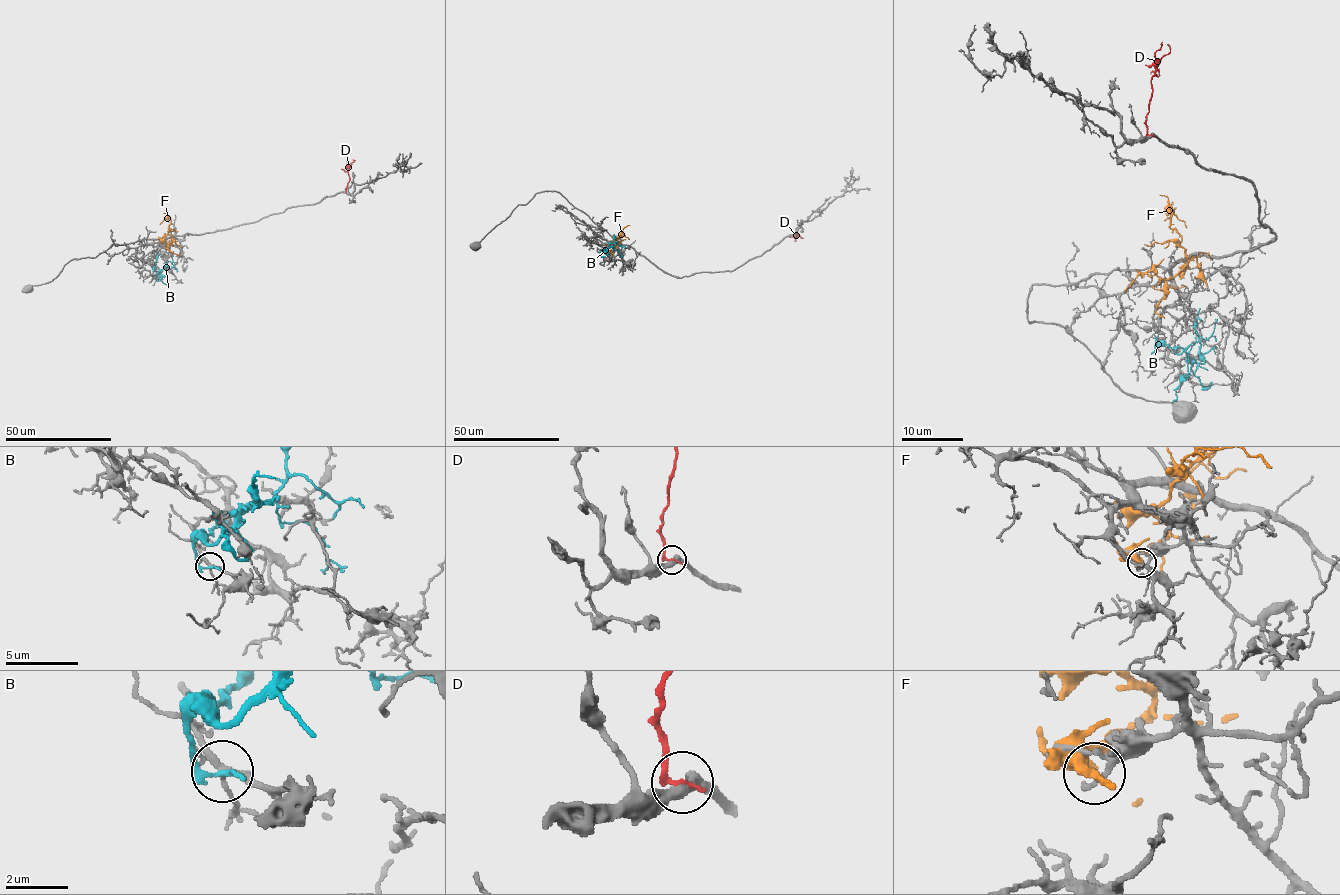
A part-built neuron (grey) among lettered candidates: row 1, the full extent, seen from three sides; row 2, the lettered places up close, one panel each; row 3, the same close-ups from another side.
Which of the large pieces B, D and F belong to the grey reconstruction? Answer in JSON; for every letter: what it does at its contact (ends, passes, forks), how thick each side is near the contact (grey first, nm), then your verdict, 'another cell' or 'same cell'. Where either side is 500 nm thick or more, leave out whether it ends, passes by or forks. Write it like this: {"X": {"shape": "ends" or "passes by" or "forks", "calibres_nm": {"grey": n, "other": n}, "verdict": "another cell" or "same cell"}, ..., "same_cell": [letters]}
{"B": {"shape": "passes by", "calibres_nm": {"grey": 200, "other": 150}, "verdict": "another cell"}, "D": {"shape": "ends", "calibres_nm": {"grey": 360, "other": 190}, "verdict": "another cell"}, "F": {"shape": "passes by", "calibres_nm": {"grey": 150, "other": 360}, "verdict": "another cell"}, "same_cell": []}

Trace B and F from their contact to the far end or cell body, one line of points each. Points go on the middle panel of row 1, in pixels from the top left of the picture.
B: (603, 256), (600, 253), (611, 247), (618, 250), (620, 257)
F: (610, 253), (619, 241), (608, 247)

